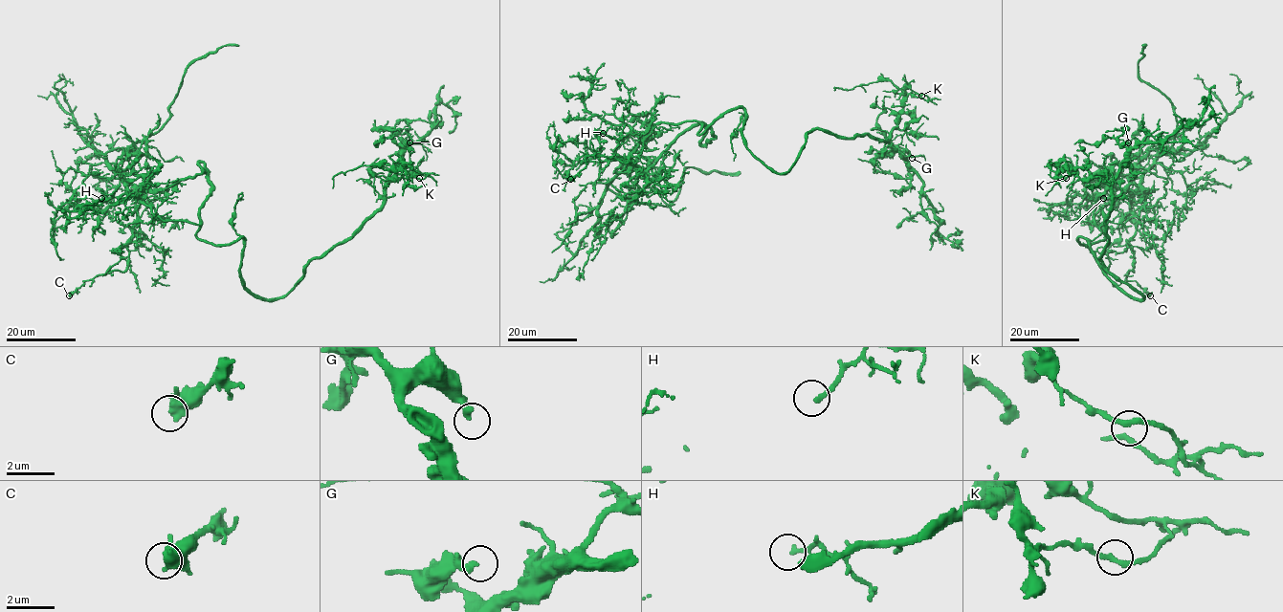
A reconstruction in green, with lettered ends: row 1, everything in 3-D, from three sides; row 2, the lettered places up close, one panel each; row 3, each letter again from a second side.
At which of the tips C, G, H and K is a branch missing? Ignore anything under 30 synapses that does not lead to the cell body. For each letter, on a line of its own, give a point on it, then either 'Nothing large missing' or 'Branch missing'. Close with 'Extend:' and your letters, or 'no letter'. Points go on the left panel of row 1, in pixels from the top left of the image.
C: Place: (69, 295). Nothing large missing
G: Place: (409, 142). Nothing large missing
H: Place: (101, 198). Nothing large missing
K: Place: (419, 178). Nothing large missing
Extend: no letter

